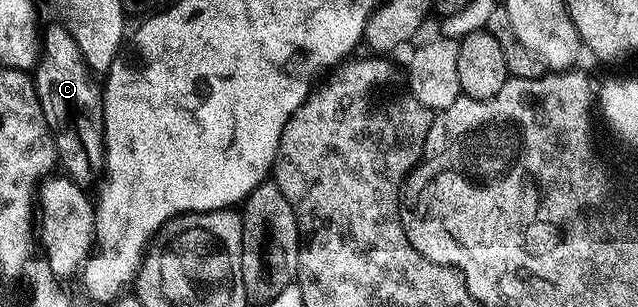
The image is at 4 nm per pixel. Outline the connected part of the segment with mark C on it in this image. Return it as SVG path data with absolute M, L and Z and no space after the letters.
M55 23L56 24L50 25L46 30L44 28L42 32L42 51L39 53L39 59L36 61L36 67L34 69L36 93L38 94L38 102L42 106L42 114L46 114L46 122L50 126L53 136L56 137L56 154L59 167L63 169L71 179L75 180L77 184L88 186L88 183L92 180L92 172L99 173L104 166L104 102L101 93L98 91L97 81L96 84L92 81L92 79L94 79L93 73L90 71L88 65L84 63L82 50L78 50L78 42L74 42L74 38L69 34L63 23Z

